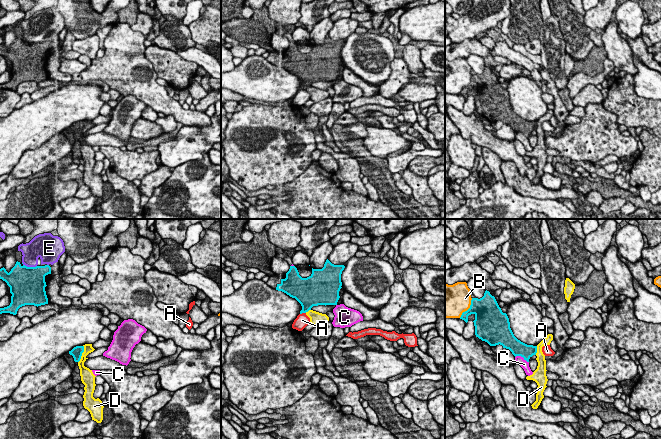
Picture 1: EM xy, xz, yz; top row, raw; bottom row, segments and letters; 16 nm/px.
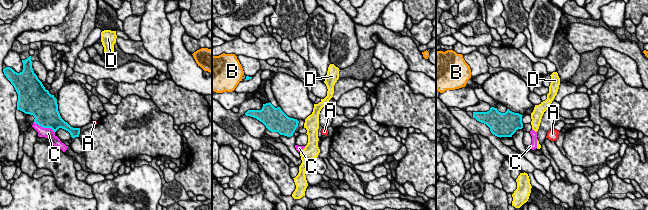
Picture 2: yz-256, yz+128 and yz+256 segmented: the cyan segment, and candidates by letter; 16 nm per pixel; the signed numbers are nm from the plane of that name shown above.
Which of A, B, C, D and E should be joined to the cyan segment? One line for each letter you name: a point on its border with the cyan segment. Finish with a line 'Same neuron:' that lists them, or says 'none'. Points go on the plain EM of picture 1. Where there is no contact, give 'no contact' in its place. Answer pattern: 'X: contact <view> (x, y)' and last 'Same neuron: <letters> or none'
Same neuron: none

